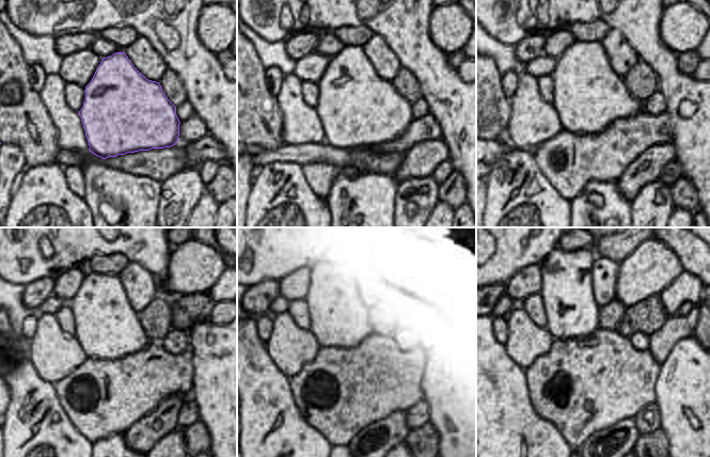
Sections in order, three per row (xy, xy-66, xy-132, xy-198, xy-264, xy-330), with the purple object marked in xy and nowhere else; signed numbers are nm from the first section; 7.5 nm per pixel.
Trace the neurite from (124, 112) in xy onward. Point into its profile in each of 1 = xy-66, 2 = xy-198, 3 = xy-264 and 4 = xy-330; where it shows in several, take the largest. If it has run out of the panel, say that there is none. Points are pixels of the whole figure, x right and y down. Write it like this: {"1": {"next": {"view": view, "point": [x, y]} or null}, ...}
{"1": {"next": {"view": "xy-66", "point": [358, 108]}}, "2": {"next": {"view": "xy-198", "point": [108, 328]}}, "3": {"next": {"view": "xy-264", "point": [340, 319]}}, "4": {"next": {"view": "xy-330", "point": [574, 314]}}}

